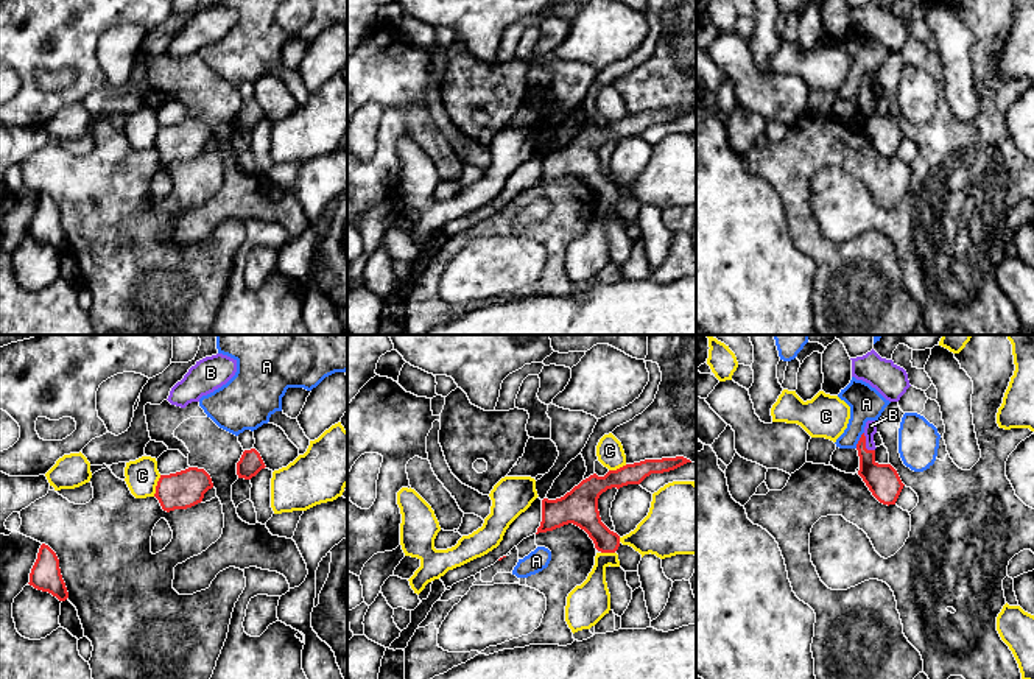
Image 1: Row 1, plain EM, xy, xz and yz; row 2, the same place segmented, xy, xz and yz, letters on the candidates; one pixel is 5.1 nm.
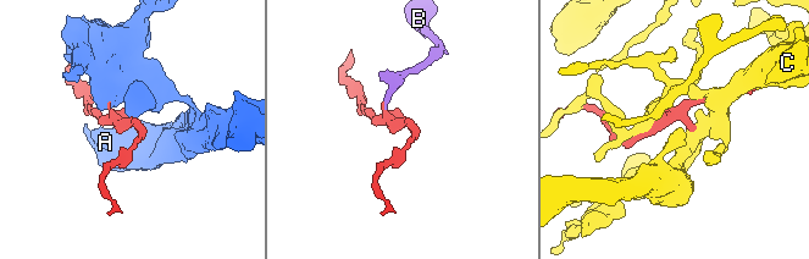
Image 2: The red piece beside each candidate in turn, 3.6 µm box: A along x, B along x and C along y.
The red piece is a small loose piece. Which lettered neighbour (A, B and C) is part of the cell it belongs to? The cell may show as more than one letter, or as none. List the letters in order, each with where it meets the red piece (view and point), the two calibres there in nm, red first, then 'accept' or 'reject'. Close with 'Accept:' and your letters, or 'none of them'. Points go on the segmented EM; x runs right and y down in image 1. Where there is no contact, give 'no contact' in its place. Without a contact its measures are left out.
A: yz (860, 439) | 170/180 nm | reject
B: yz (865, 444) | 170/60 nm | accept
C: xy (156, 486) | 190/170 nm | reject
Accept: B

